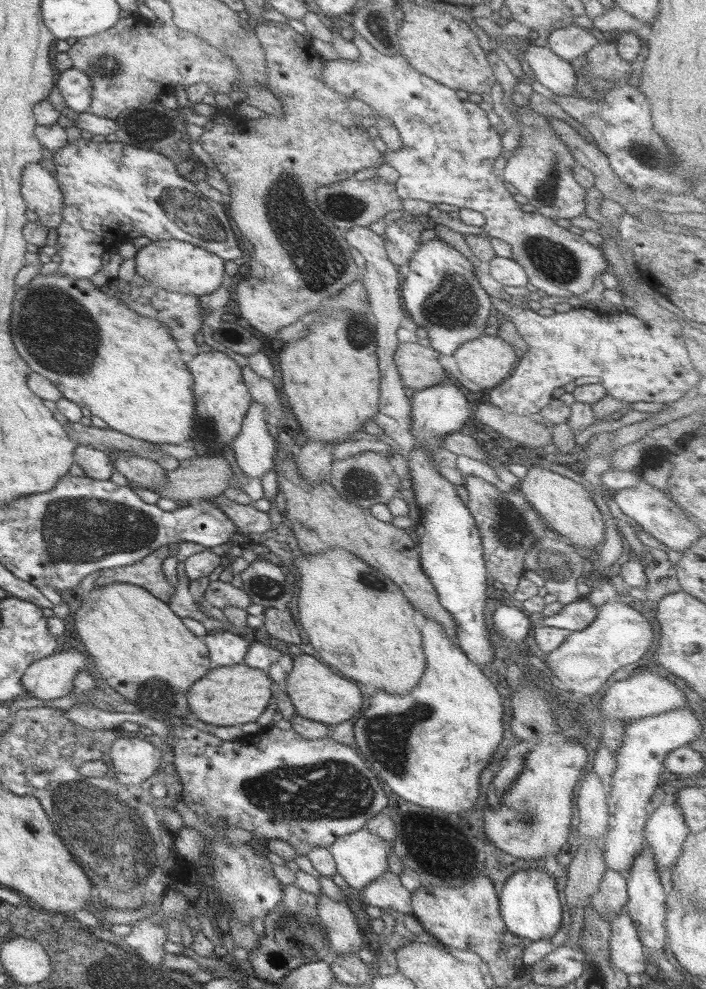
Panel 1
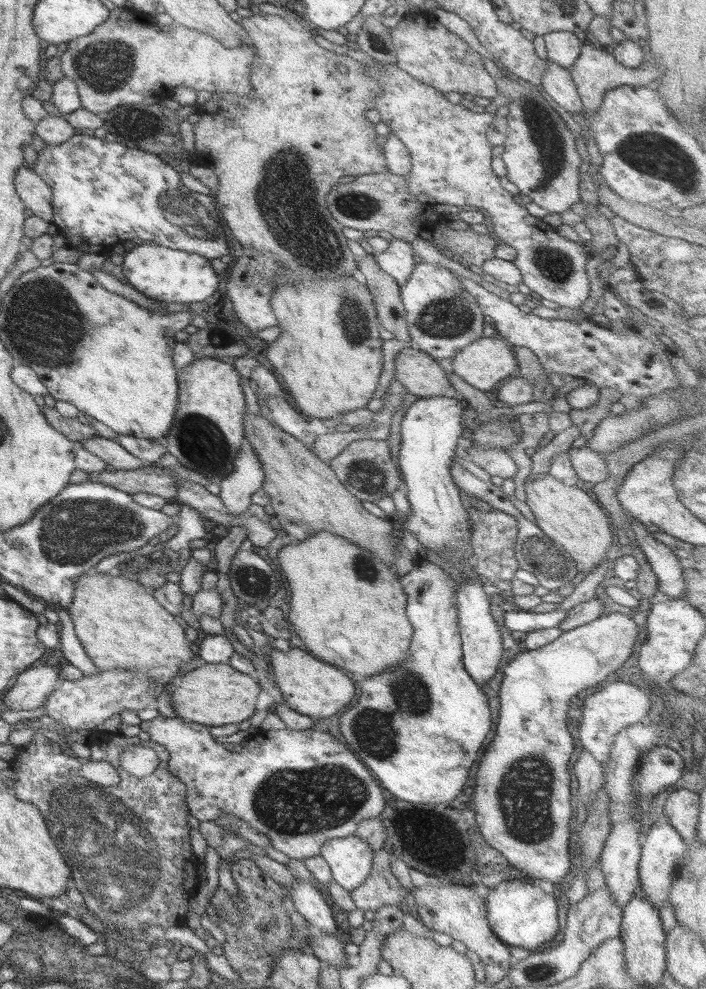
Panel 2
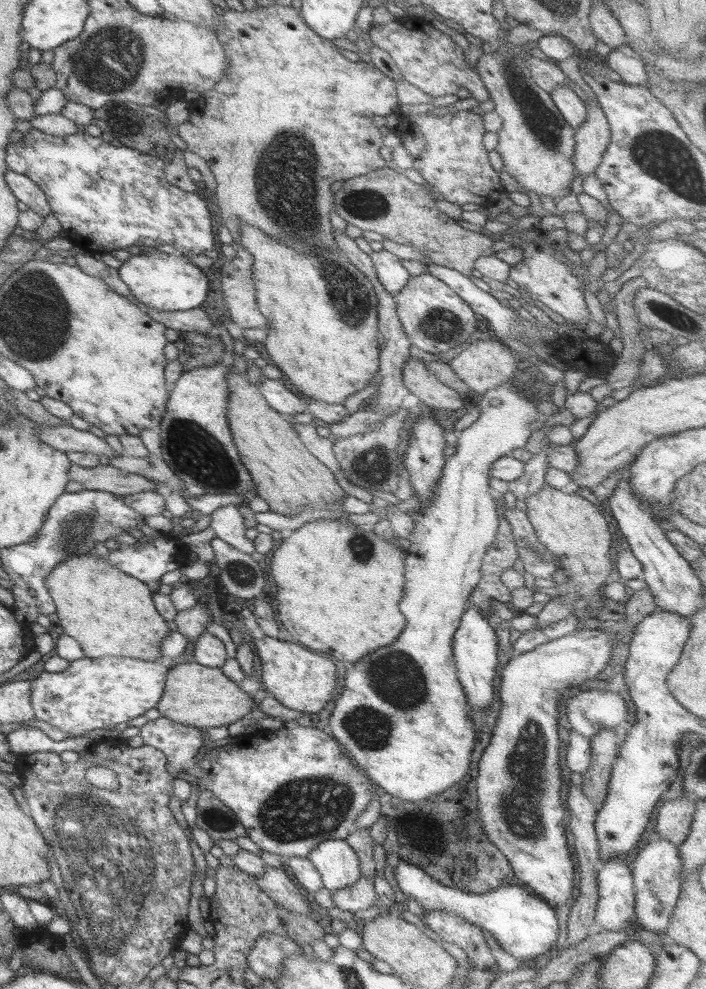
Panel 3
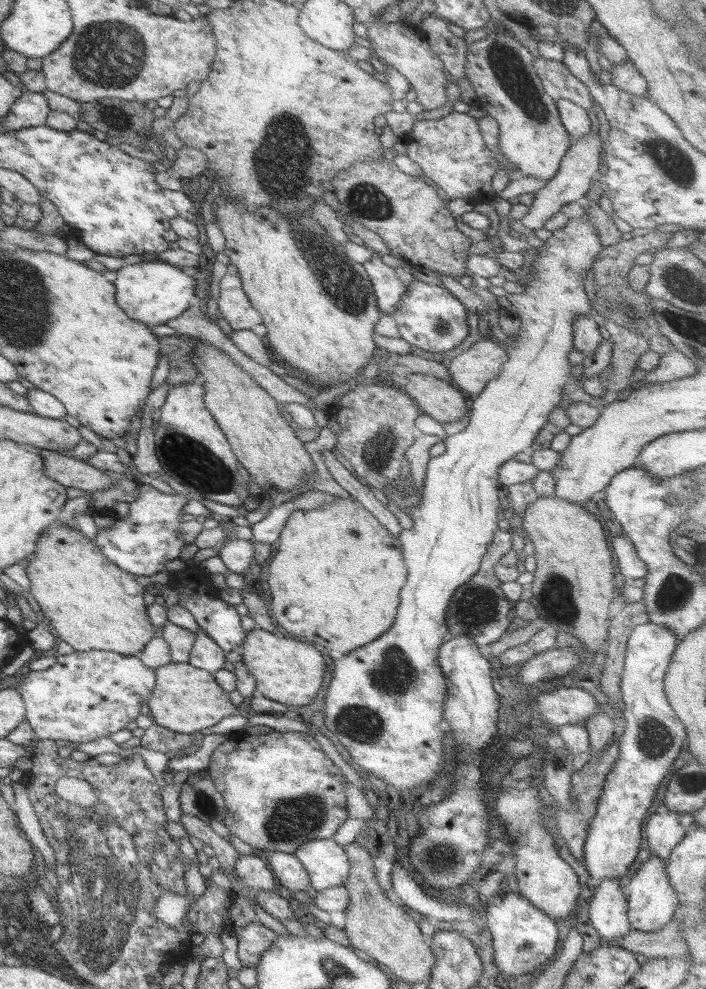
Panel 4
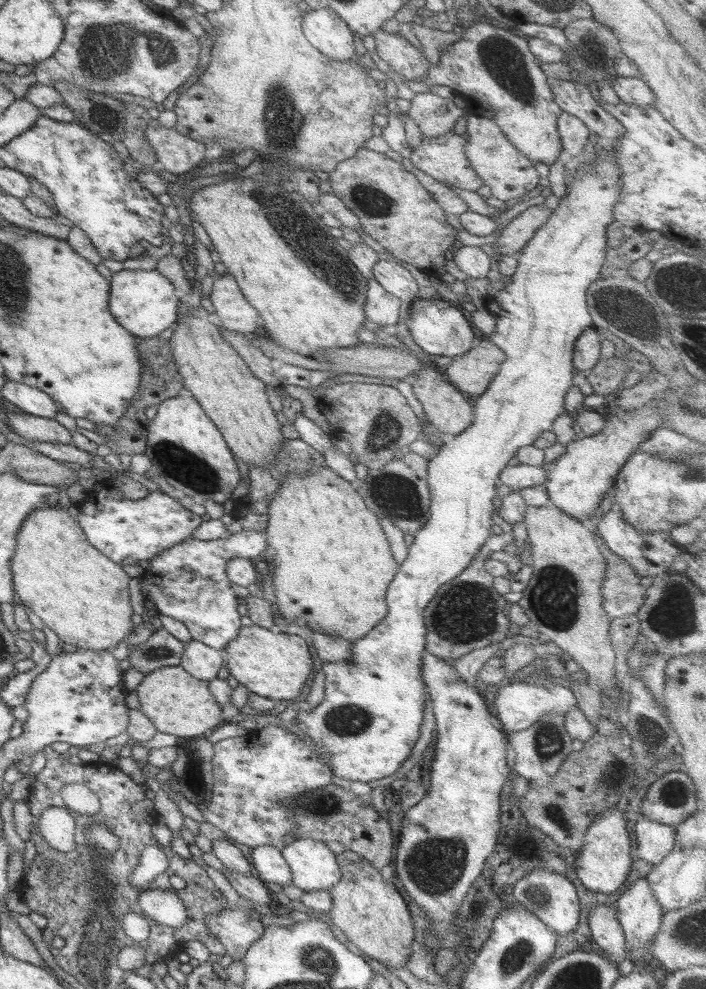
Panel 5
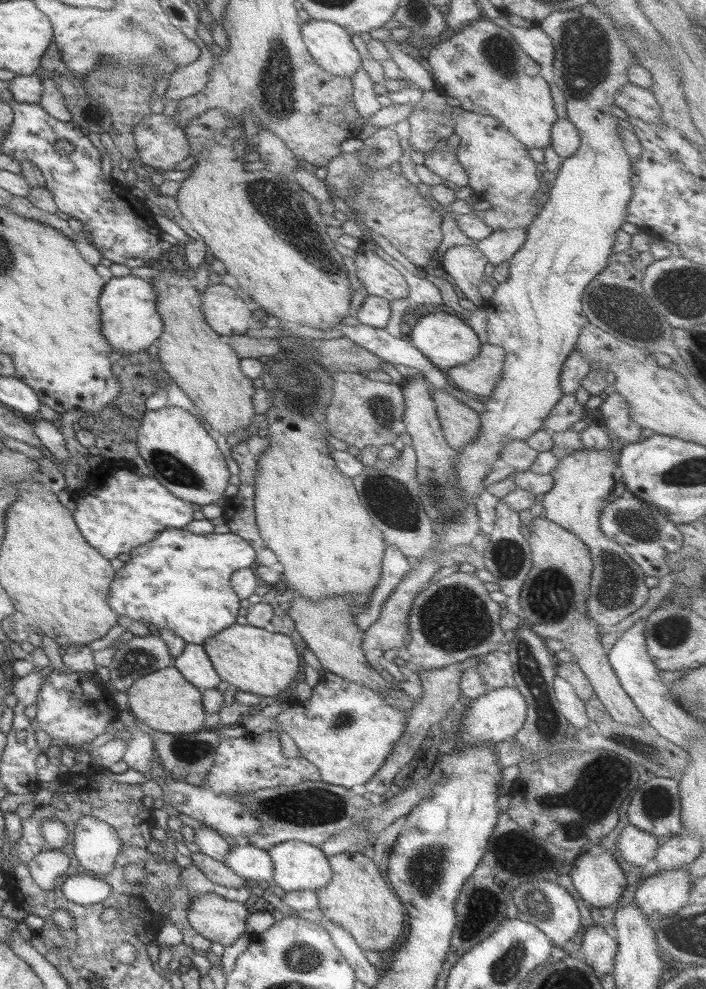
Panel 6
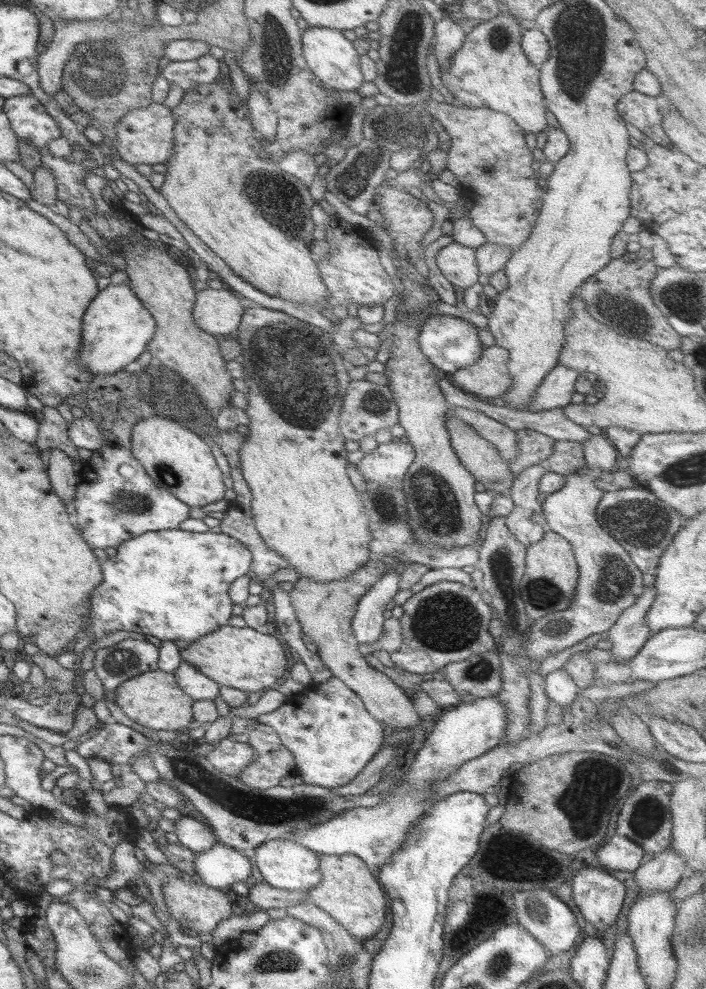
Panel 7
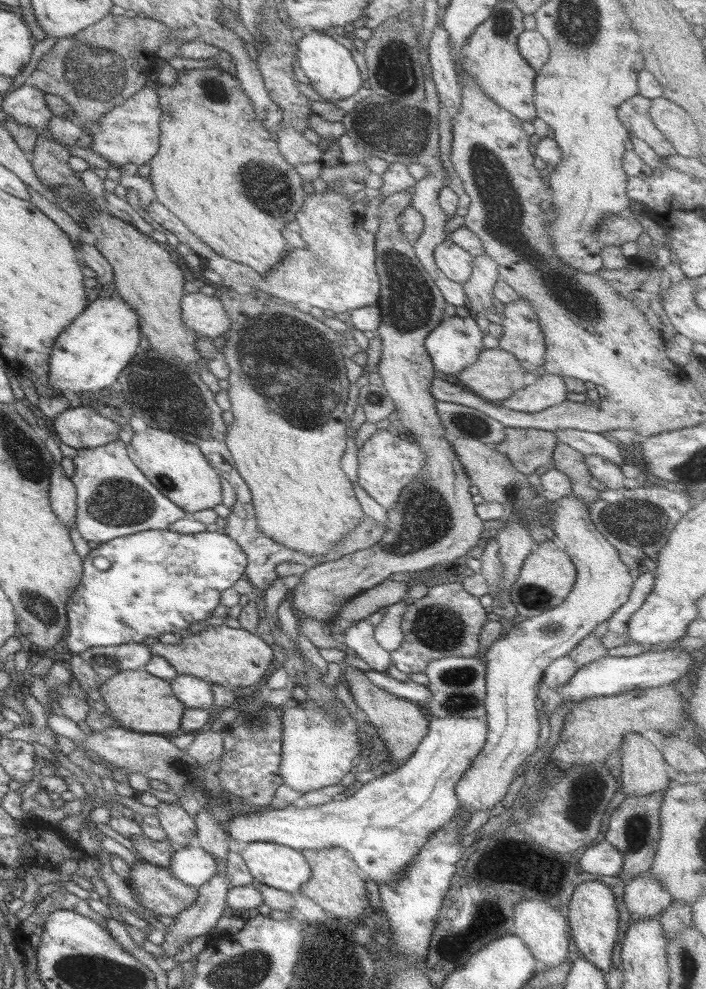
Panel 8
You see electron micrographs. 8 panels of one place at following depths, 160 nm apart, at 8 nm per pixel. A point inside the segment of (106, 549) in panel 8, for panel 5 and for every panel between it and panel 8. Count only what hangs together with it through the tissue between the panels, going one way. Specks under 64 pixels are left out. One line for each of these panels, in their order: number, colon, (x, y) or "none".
5: (187, 582)
6: (179, 581)
7: (170, 585)

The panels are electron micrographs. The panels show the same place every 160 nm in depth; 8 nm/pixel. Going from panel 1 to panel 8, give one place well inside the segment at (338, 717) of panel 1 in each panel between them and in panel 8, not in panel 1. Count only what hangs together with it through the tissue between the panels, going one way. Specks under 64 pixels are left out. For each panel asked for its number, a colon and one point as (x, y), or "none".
2: (311, 690)
3: (296, 680)
4: (288, 672)
5: (274, 666)
6: (257, 663)
7: (240, 660)
8: (228, 658)

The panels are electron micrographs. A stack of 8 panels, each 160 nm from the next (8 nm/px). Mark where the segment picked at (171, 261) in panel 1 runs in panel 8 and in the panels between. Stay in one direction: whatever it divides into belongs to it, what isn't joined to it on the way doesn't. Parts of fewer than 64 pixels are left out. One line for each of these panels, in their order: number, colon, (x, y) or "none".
2: (170, 275)
3: (158, 280)
4: (150, 292)
5: (143, 302)
6: (129, 322)
7: (115, 329)
8: (91, 352)

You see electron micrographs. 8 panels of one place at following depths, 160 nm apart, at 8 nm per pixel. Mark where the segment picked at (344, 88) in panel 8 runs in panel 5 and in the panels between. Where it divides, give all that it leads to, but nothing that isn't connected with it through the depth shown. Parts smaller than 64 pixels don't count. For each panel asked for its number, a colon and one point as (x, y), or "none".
5: (326, 32)
6: (329, 45)
7: (328, 55)

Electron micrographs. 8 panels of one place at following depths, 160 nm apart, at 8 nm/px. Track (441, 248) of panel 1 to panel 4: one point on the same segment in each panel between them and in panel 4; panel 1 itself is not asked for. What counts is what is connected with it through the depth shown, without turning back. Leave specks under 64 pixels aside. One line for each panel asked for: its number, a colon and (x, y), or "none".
2: (442, 317)
3: (434, 319)
4: (427, 317)

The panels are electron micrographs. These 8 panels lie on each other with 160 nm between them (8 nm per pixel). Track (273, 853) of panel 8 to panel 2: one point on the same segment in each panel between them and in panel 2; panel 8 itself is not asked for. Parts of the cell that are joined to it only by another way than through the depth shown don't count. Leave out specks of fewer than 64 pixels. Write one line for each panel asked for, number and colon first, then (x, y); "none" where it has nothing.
2: (348, 859)
3: (335, 862)
4: (326, 865)
5: (312, 865)
6: (297, 866)
7: (283, 864)

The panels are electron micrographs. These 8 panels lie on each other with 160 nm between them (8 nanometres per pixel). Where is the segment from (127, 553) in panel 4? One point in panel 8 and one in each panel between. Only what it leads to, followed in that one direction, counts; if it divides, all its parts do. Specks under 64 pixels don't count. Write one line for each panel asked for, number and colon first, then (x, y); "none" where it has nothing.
5: (125, 531)
6: (121, 510)
7: (114, 500)
8: (113, 498)

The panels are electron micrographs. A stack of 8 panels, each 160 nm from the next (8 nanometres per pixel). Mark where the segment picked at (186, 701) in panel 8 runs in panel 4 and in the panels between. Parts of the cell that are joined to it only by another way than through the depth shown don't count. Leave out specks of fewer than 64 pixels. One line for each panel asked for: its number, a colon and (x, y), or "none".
4: (205, 654)
5: (200, 661)
6: (192, 662)
7: (198, 686)

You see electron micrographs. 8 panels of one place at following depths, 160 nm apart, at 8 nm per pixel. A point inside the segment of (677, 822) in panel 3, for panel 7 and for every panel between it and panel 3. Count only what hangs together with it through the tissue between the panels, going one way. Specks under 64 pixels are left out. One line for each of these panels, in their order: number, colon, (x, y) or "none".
4: (663, 831)
5: (654, 841)
6: (637, 848)
7: (619, 854)

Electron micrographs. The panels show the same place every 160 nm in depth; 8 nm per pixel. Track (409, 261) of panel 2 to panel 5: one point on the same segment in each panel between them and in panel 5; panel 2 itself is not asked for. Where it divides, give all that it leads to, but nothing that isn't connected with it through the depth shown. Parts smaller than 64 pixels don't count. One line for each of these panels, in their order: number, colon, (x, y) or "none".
3: (389, 270)
4: (387, 290)
5: (380, 307)

